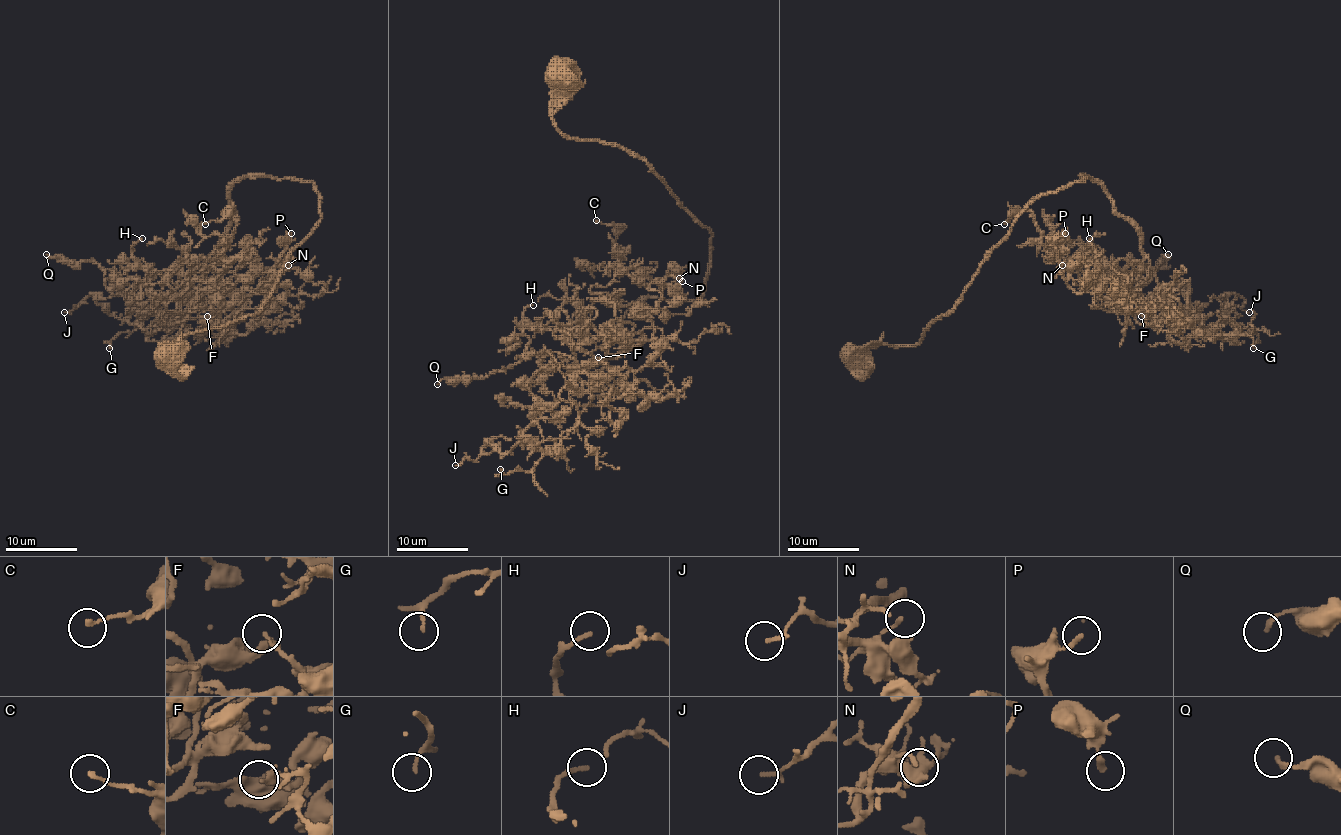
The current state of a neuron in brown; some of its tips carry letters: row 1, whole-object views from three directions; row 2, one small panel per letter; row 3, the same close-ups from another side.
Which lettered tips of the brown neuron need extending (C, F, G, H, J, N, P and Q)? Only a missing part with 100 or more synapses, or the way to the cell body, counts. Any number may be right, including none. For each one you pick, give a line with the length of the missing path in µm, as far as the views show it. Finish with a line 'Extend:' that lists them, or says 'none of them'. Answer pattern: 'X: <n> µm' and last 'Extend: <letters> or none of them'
Extend: none of them

